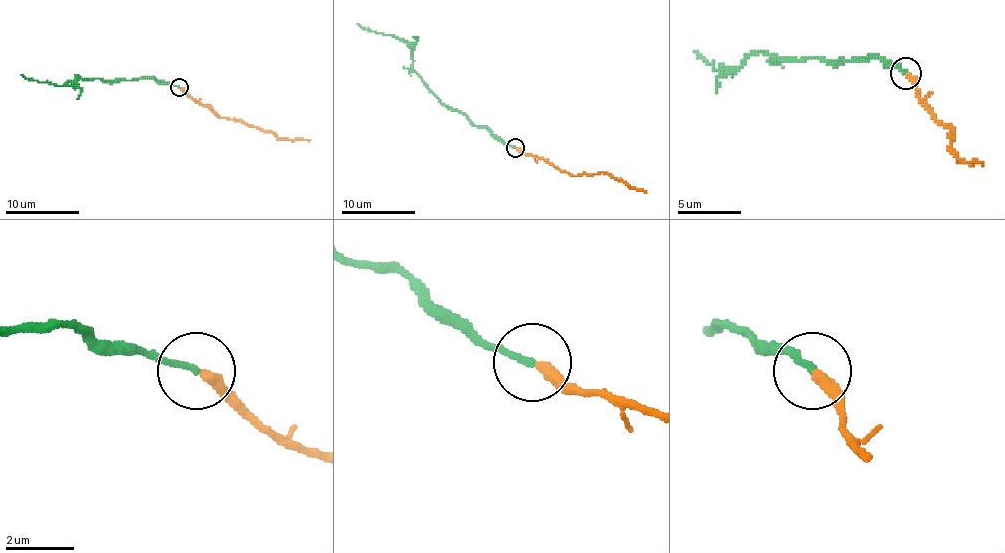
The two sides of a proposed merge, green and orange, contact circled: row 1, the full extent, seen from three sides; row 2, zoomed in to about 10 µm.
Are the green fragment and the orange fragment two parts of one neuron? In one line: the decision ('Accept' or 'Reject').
Accept

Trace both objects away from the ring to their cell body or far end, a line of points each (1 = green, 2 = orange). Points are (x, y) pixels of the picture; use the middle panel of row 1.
1: (514, 148), (487, 127), (477, 127), (464, 114), (448, 109), (418, 74), (413, 51), (405, 42), (357, 24)
2: (516, 148), (546, 159), (574, 176), (605, 172), (646, 192)

